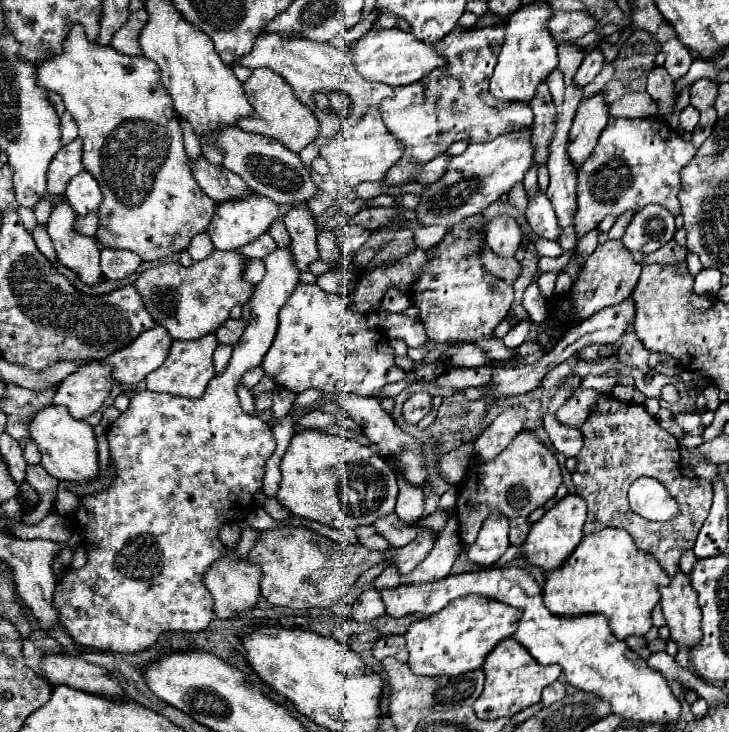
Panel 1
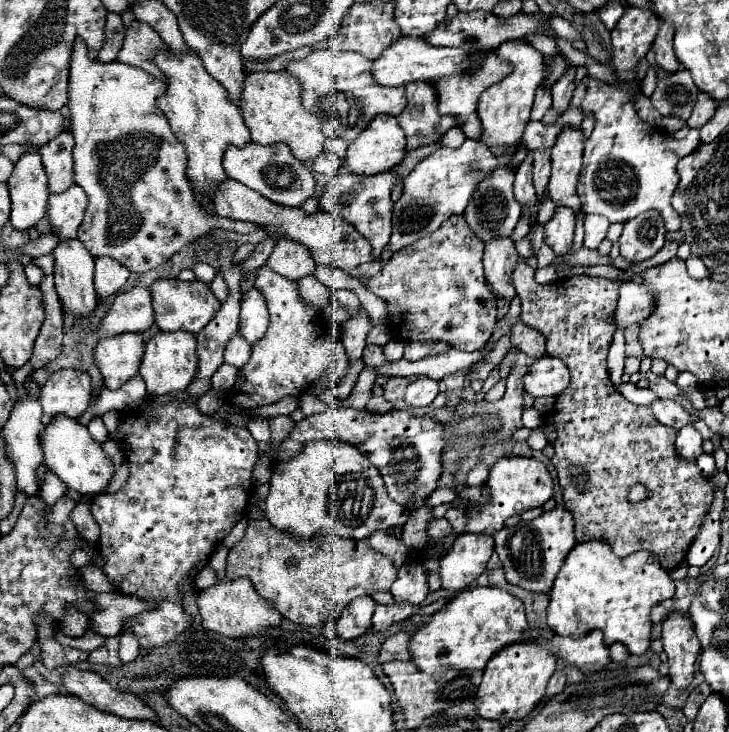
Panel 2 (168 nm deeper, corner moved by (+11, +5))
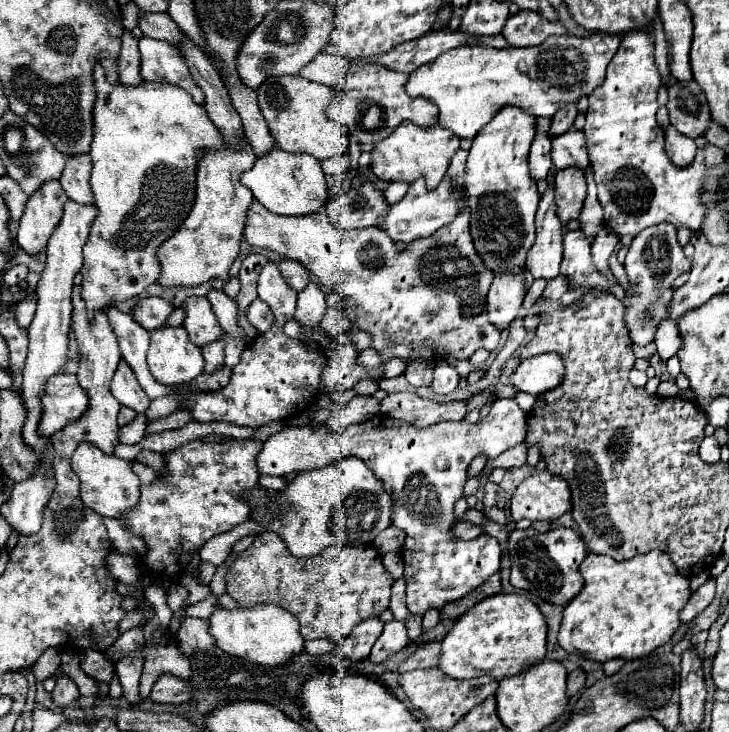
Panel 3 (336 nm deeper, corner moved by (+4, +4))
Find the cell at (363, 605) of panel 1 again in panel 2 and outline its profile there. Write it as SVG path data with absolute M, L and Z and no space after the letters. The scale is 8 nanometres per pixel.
M358 597L344 609L340 621L338 621L338 637L344 641L358 639L372 627L372 613L374 613L374 601L372 597Z

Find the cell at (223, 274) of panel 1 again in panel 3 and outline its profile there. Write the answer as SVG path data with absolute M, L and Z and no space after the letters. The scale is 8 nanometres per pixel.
M189 296L181 304L181 308L185 312L183 328L189 332L189 340L195 346L205 346L207 342L213 342L221 336L221 326L217 322L207 298Z

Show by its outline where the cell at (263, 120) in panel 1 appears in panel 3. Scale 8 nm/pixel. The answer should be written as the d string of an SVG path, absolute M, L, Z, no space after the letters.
M271 76L257 88L259 108L267 120L275 144L287 152L307 152L317 160L349 152L349 130L325 116L325 108L335 98L335 90L309 82L301 76Z

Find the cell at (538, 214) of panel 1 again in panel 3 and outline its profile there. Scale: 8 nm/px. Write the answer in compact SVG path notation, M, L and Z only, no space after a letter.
M537 134L533 144L531 144L531 152L529 152L529 170L531 170L531 178L535 182L545 180L551 168L551 142L547 134Z

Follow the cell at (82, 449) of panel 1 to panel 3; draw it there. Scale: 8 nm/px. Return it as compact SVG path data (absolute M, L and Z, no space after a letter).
M79 442L75 448L73 460L71 460L73 472L81 480L81 500L85 506L95 510L99 516L111 516L117 518L125 510L133 508L139 500L139 478L131 470L131 462L121 460L113 454L101 454L97 446L91 446L89 442Z

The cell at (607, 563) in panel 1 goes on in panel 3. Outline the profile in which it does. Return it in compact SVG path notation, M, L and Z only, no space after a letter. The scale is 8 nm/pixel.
M661 550L639 554L623 562L617 562L611 556L603 556L603 554L599 556L599 554L589 552L579 566L579 574L583 578L583 588L575 598L571 598L571 602L563 610L563 620L559 628L559 644L567 652L581 654L597 662L607 662L611 658L635 660L667 644L673 632L681 624L679 610L687 604L691 596L689 580L677 572L669 556Z

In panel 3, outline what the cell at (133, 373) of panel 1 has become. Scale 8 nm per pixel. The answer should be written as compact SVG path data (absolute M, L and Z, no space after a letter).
M119 362L119 368L113 376L111 392L119 400L119 404L133 408L135 412L145 412L151 402L143 392L143 388L139 386L135 372L131 370L131 366L127 366L127 362Z

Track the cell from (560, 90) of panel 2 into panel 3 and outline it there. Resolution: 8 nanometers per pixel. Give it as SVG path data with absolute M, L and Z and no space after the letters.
M563 106L563 110L559 110L559 112L553 116L553 124L551 124L549 136L567 132L567 130L573 126L575 116L577 116L577 106Z

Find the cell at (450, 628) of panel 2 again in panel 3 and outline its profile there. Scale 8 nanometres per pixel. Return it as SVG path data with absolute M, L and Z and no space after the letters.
M499 592L477 602L469 612L455 620L453 628L441 638L437 668L451 678L473 678L487 674L501 680L541 662L547 646L545 636L545 618L527 596Z

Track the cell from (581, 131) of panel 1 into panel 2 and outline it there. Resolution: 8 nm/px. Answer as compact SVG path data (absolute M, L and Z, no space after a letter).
M564 129L552 149L552 177L548 185L550 199L560 207L580 207L576 183L582 167L584 135L582 129Z

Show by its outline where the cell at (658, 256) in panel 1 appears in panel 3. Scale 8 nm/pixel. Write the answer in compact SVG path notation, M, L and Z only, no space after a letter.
M547 182L535 216L535 242L527 252L527 268L535 278L555 278L560 274L562 259L562 225L555 210L555 186Z

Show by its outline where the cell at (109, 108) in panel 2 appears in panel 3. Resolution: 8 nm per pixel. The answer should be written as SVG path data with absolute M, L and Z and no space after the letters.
M95 64L95 70L93 70L93 78L95 78L95 90L97 90L97 100L95 100L95 106L93 106L93 142L91 142L91 160L93 160L93 170L91 170L91 190L93 190L93 196L95 196L95 206L97 206L97 216L95 216L95 222L91 224L91 232L89 232L89 238L83 246L83 268L81 268L81 274L83 274L83 300L87 304L87 312L93 314L95 310L103 310L111 304L117 304L117 302L123 302L123 300L129 300L133 296L139 296L143 292L145 286L153 284L159 280L159 258L157 258L157 250L159 246L171 238L179 226L183 224L183 220L187 218L191 206L193 206L193 200L195 200L195 154L203 148L219 148L223 146L223 138L219 136L219 130L215 128L215 124L209 120L205 108L201 104L195 104L193 98L177 88L177 86L171 86L167 82L141 82L137 86L127 86L127 84L109 84L105 74L103 74L103 68L99 64Z

